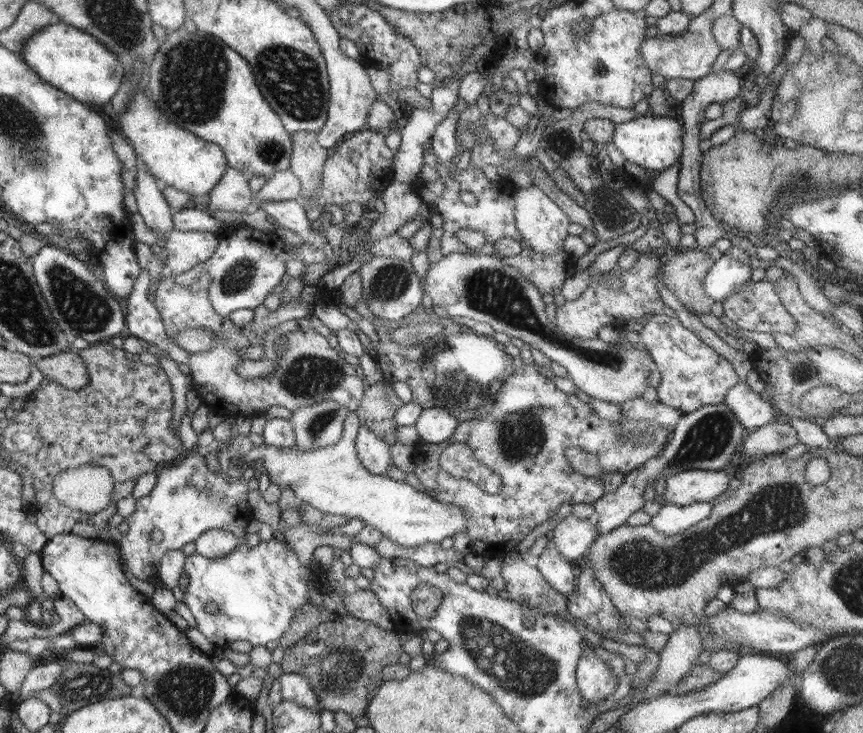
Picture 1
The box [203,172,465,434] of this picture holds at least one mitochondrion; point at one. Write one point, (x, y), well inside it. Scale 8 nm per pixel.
(309, 376)

